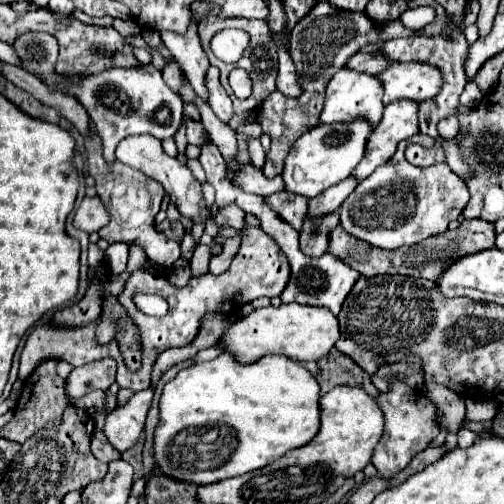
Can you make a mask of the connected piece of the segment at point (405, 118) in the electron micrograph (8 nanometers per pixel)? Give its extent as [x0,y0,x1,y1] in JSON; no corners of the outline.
[352,100,418,180]

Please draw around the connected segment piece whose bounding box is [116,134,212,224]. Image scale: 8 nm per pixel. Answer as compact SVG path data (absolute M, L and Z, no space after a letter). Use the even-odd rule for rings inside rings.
M142 134L142 136L128 136L124 138L118 148L116 148L116 158L140 172L144 172L146 176L150 176L152 180L160 182L166 190L166 194L170 196L170 202L178 208L178 212L186 218L192 220L192 224L206 224L208 218L212 216L210 208L204 204L202 200L202 186L200 182L192 176L192 172L188 170L186 164L180 164L178 158L170 158L164 150L158 138L150 136L150 134Z

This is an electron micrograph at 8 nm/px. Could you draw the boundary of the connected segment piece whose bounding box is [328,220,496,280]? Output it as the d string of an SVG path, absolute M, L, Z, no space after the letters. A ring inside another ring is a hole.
M462 220L456 230L446 230L442 234L430 236L424 242L412 244L412 246L402 246L396 250L382 250L374 248L364 240L356 240L354 236L346 234L340 226L336 230L330 230L330 246L328 252L336 254L336 258L344 260L348 266L358 270L362 276L372 278L378 274L402 274L402 276L414 276L414 278L424 278L424 280L438 280L442 270L452 264L456 258L474 254L478 250L488 250L494 246L494 224L484 222L484 220Z

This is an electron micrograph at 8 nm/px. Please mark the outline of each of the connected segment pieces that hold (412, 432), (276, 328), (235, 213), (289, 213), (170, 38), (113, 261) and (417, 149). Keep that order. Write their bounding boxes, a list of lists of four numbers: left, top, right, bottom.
[[370,380,438,478],[218,304,338,364],[214,206,248,230],[266,190,308,232],[160,14,208,100],[106,244,128,274],[406,140,446,166]]

